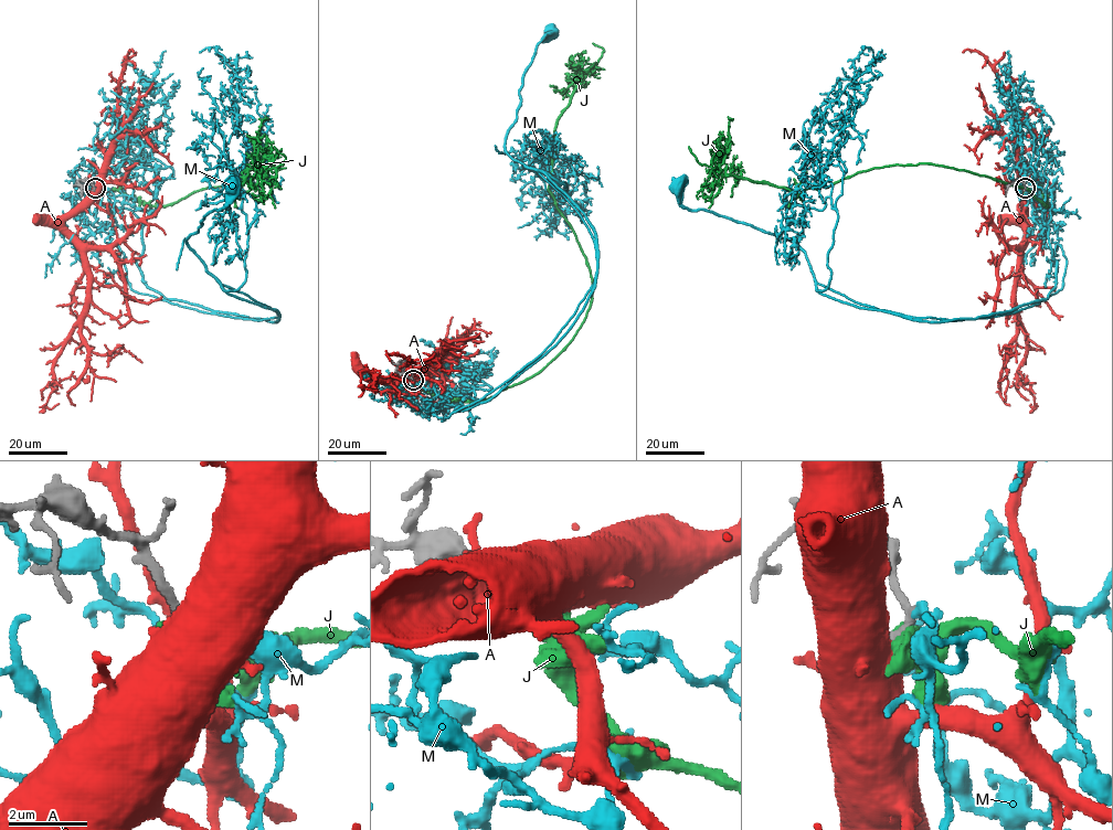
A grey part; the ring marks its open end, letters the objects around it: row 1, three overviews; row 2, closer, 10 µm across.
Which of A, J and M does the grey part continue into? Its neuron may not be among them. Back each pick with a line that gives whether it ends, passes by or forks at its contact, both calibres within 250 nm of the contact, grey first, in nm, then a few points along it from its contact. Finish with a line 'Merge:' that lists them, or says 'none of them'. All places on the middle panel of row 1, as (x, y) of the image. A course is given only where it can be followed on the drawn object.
M: It ends there. Thickness 280 nm (grey) against 240 nm. Its course: (413, 380), (467, 396), (454, 411), (488, 401), (557, 343), (593, 287), (581, 215), (505, 149), (551, 31)
Merge: M

